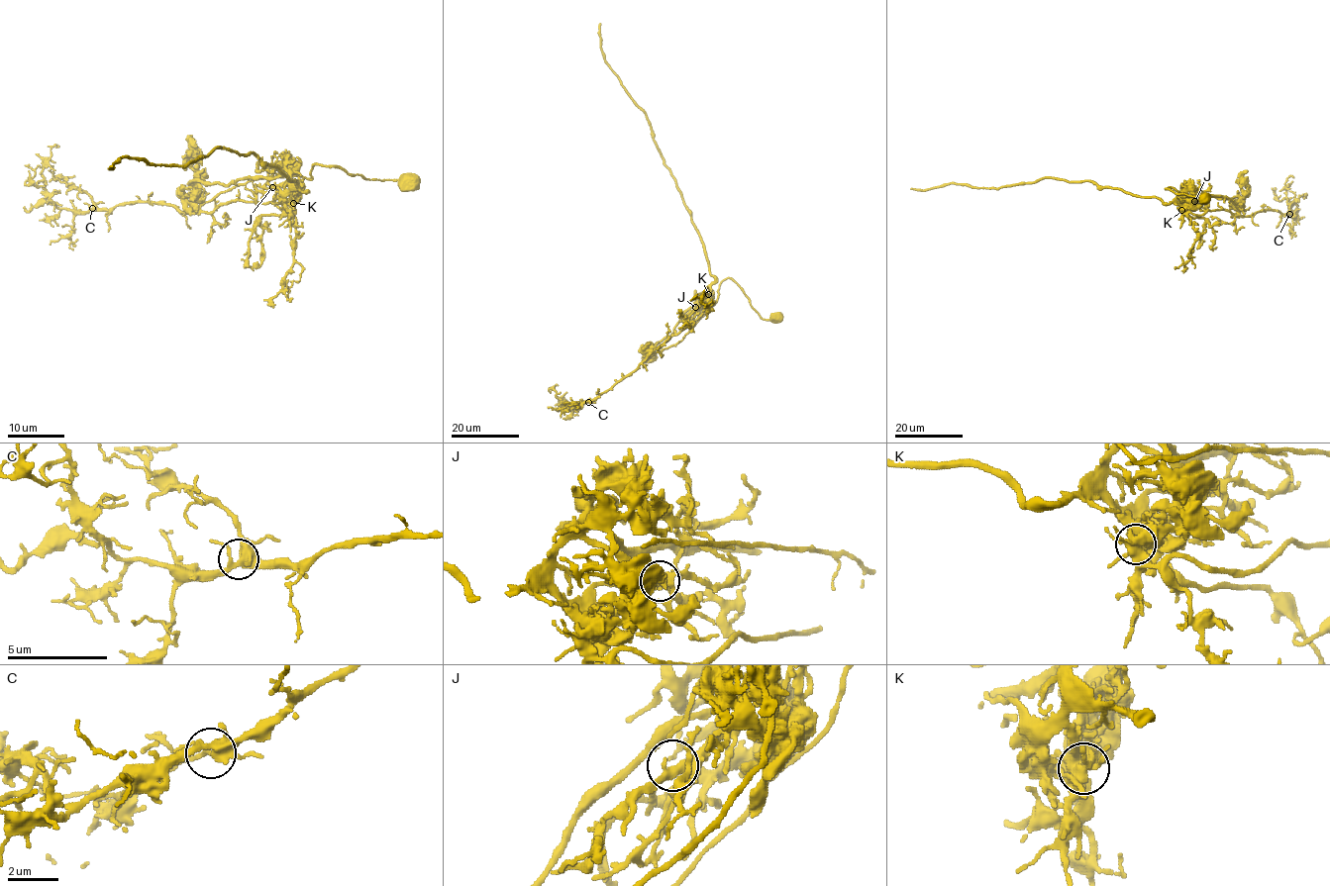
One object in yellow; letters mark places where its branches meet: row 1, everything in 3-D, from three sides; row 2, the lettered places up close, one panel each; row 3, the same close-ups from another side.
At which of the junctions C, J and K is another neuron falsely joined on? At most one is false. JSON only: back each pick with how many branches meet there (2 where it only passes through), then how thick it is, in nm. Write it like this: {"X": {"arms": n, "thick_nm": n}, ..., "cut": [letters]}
{"K": {"arms": 6, "thick_nm": 500}, "cut": ["K"]}

